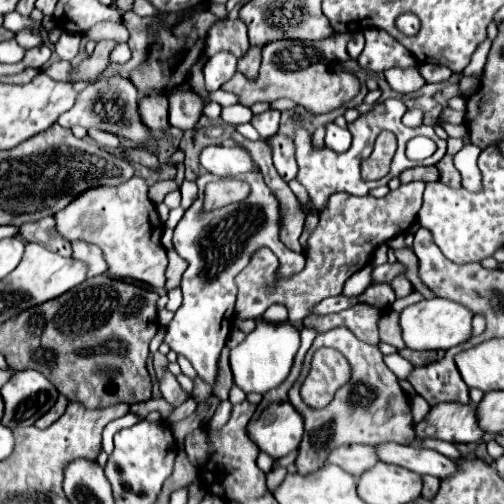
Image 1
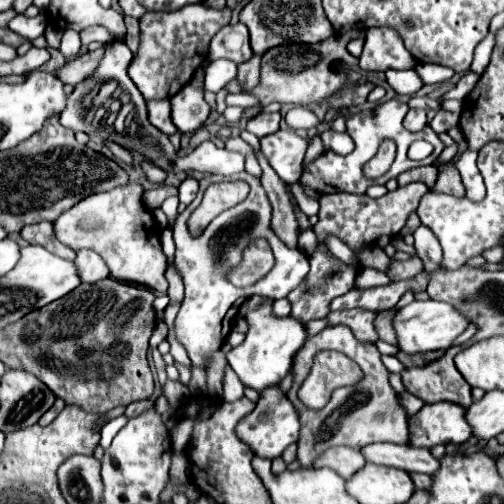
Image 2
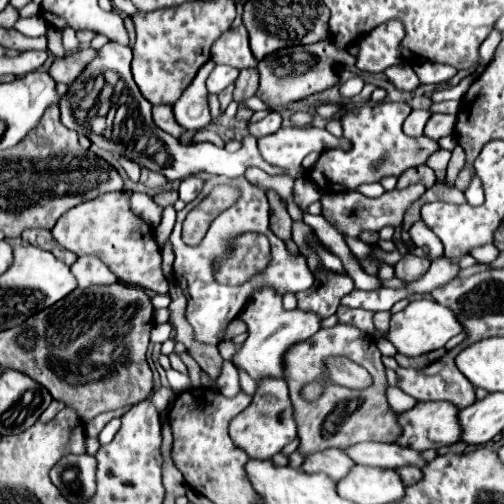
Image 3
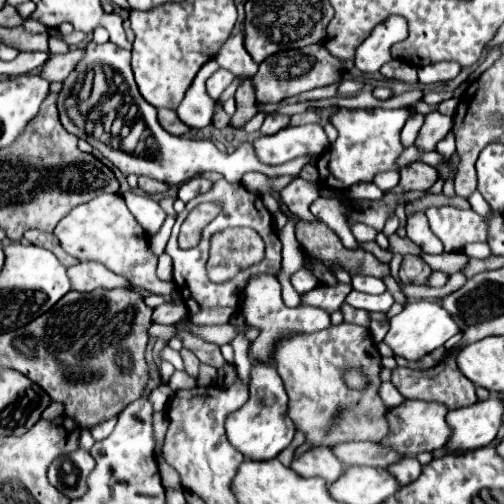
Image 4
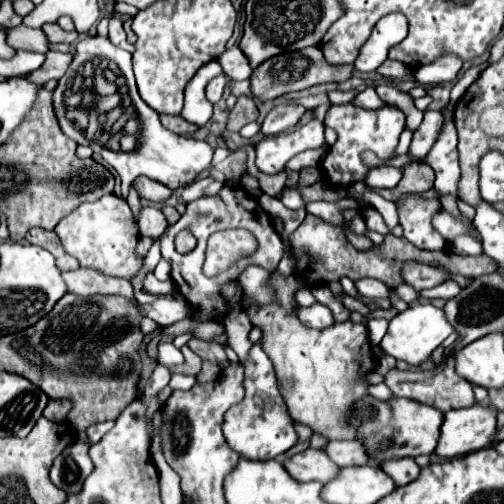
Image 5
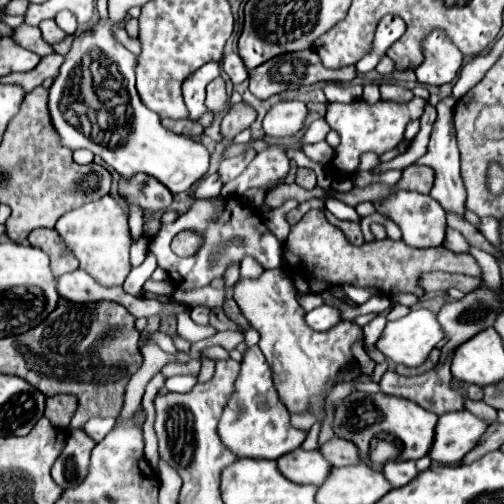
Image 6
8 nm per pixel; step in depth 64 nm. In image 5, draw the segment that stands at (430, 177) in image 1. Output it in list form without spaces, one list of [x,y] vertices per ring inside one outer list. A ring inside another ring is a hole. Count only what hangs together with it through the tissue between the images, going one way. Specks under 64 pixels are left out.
[[[412,162],[404,168],[404,176],[400,180],[400,184],[392,190],[382,190],[380,194],[386,200],[398,200],[402,194],[410,194],[410,192],[426,192],[434,186],[434,170],[424,164],[424,162]]]

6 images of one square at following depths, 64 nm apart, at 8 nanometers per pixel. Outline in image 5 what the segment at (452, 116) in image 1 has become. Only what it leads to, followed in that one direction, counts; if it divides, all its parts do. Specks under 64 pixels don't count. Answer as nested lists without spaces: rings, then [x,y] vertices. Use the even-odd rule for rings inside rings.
[[[426,110],[422,124],[414,132],[414,138],[412,138],[412,144],[410,144],[410,154],[414,158],[424,158],[432,150],[442,126],[444,126],[442,112]]]

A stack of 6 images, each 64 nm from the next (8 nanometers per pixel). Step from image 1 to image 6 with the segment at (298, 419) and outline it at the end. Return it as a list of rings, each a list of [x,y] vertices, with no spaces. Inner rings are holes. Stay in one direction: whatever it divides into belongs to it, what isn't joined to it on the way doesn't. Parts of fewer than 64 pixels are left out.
[[[250,346],[242,360],[242,370],[236,380],[236,392],[228,402],[218,424],[220,438],[238,458],[266,458],[278,460],[280,456],[300,448],[306,434],[290,426],[290,414],[272,382],[272,370],[266,356],[258,346]]]

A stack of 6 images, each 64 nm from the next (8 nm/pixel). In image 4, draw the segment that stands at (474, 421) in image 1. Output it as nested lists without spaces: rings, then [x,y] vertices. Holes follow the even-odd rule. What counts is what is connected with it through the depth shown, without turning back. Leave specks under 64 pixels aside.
[[[406,400],[400,408],[390,408],[388,422],[390,434],[384,438],[384,446],[396,448],[396,452],[404,452],[406,456],[416,456],[420,452],[432,452],[444,448],[452,436],[452,428],[446,422],[448,406],[440,402],[420,402],[420,400]]]

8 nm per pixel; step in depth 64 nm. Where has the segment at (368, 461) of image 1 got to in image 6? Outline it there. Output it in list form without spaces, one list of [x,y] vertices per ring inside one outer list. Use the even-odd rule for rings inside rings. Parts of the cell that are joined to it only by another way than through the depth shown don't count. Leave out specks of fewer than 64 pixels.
[[[294,450],[278,460],[280,472],[288,476],[288,480],[296,480],[296,484],[316,484],[320,486],[332,472],[328,460],[320,454],[320,450]]]

